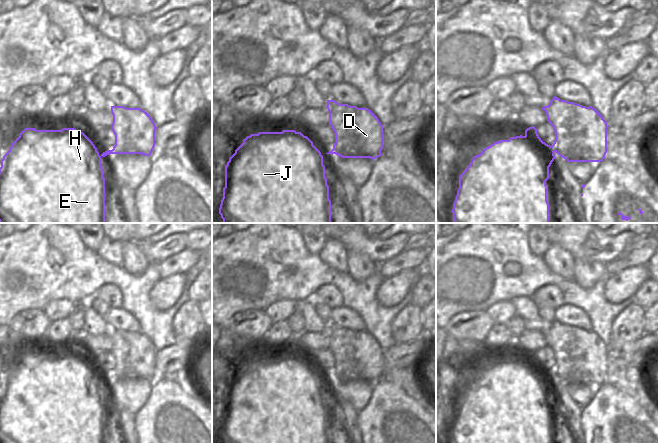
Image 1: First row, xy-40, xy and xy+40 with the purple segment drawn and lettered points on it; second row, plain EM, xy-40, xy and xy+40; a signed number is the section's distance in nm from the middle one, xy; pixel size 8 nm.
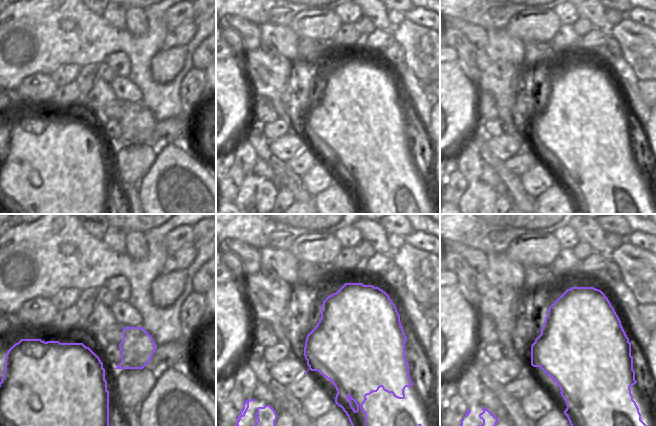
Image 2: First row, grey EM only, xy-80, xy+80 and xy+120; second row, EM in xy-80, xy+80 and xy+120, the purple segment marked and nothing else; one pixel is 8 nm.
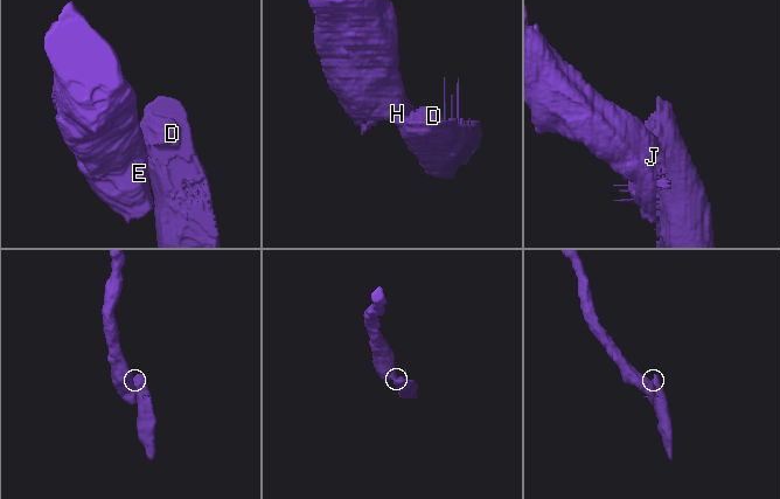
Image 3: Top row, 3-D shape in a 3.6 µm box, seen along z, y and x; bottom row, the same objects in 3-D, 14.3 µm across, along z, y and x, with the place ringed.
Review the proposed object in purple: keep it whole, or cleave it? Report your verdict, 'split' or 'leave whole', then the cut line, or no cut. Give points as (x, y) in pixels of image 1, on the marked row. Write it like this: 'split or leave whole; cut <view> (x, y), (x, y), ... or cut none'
leave whole; cut none

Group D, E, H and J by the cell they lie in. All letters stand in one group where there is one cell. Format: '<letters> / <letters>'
D E H J

